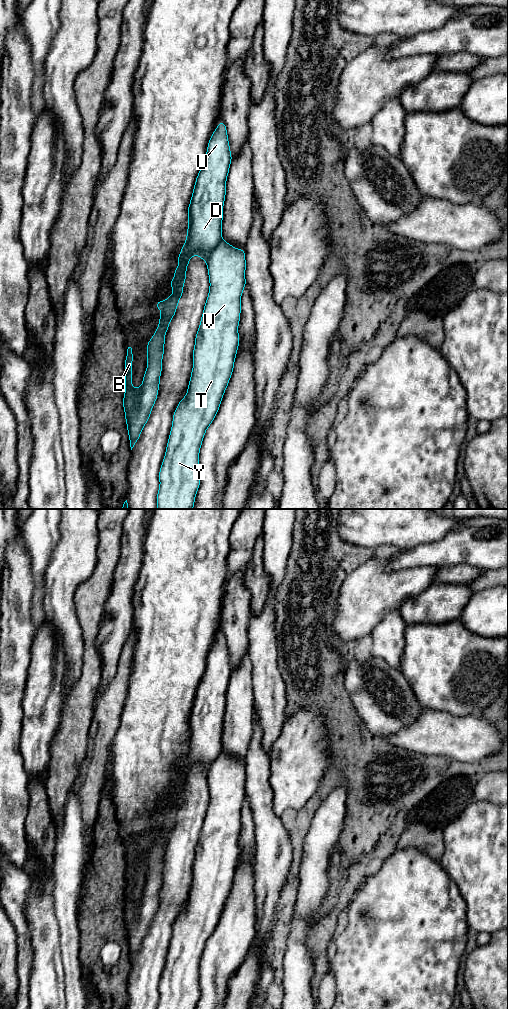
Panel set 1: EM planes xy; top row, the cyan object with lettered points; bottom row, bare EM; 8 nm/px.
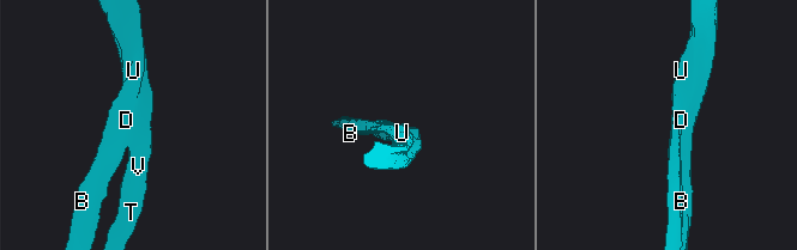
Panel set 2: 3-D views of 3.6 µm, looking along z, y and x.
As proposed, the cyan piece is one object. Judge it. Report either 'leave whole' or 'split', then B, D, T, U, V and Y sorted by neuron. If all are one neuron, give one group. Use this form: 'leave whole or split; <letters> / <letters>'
split; B D U / T V Y

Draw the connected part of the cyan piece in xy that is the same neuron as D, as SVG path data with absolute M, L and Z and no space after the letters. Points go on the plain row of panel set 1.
M222 632L208 654L206 669L193 700L188 718L186 753L178 767L179 779L174 782L174 791L169 794L173 806L164 813L156 814L156 820L162 825L158 840L147 855L147 882L143 888L143 895L138 901L132 899L133 858L131 856L126 858L123 920L131 962L148 934L157 911L165 846L183 807L188 775L193 767L207 774L209 767L221 751L226 693L231 673L227 641Z

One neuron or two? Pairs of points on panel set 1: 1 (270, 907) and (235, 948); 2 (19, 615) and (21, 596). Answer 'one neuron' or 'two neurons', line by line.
1: two neurons
2: one neuron

